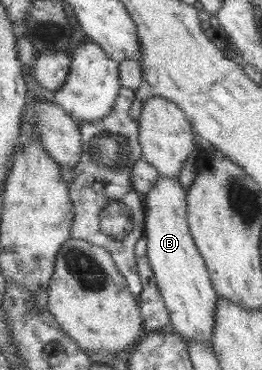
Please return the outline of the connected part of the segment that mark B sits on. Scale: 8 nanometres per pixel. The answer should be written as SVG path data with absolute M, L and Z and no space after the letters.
M161 175L143 200L146 204L145 236L148 239L148 258L155 272L159 291L170 311L171 329L185 339L212 347L220 295L190 230L187 193L176 179Z

